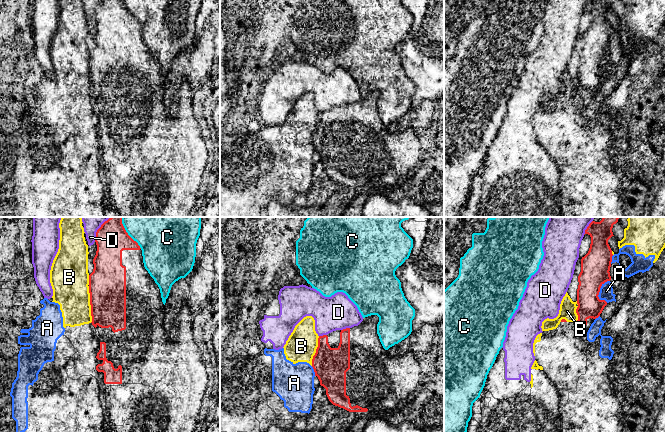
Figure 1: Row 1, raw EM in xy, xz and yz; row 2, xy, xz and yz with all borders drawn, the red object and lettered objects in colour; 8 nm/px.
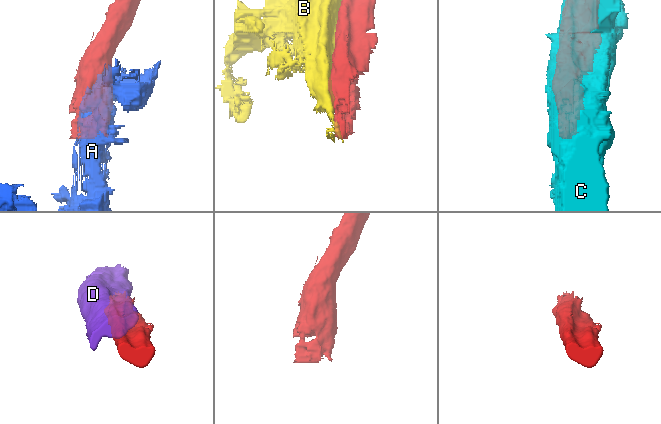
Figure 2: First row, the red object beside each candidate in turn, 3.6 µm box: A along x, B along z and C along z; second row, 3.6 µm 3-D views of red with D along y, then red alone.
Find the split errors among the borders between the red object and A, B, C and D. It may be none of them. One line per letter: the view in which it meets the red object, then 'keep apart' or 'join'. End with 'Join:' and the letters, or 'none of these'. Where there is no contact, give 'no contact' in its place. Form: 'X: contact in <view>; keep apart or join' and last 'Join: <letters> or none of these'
A: contact in yz; keep apart
B: contact in xy; keep apart
C: contact in xy; keep apart
D: contact in xz; keep apart
Join: none of these

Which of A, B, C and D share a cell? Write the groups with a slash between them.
A B / C / D

